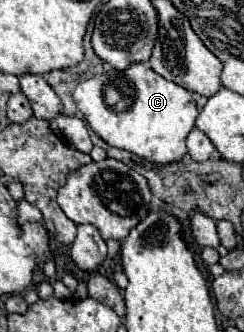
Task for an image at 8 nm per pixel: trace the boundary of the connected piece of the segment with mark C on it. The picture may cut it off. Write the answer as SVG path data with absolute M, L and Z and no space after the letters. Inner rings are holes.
M144 63L131 64L123 76L133 86L133 94L121 92L117 72L93 76L77 84L73 100L83 112L91 130L109 146L133 152L135 156L155 164L171 164L181 160L187 154L185 138L195 126L195 118L199 114L193 92L165 80ZM125 98L129 102L125 102Z

